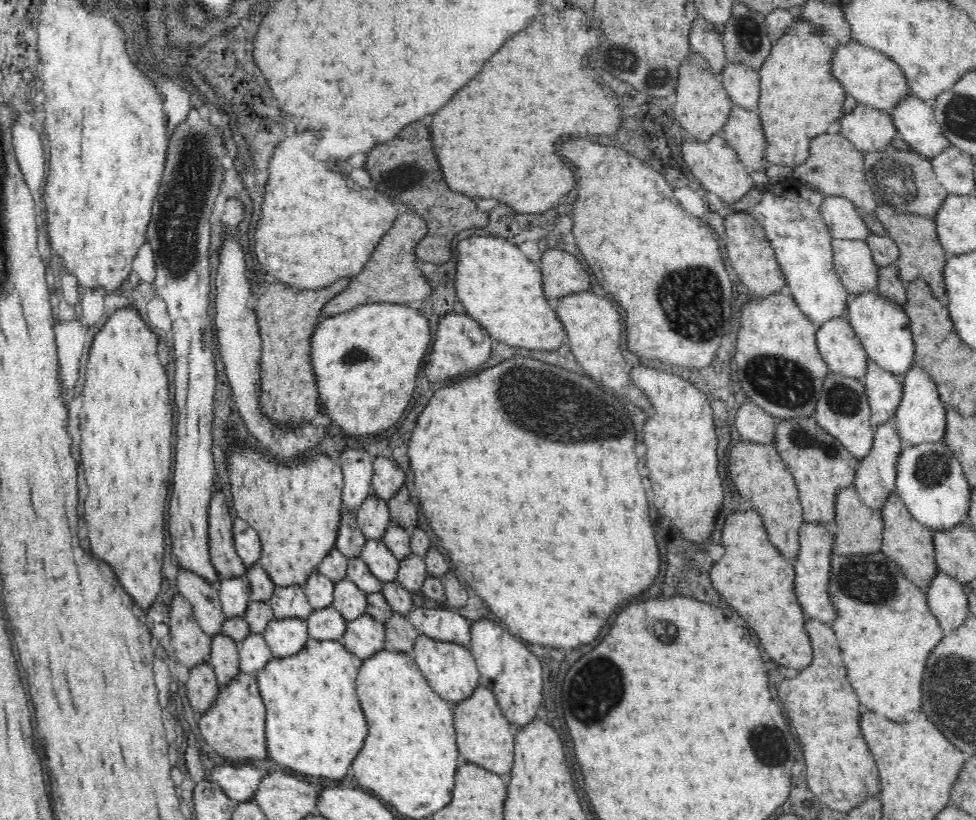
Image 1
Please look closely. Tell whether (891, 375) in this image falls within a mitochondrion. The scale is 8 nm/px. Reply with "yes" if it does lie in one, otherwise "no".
no

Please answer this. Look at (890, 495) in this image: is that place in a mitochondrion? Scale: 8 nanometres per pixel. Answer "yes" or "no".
no

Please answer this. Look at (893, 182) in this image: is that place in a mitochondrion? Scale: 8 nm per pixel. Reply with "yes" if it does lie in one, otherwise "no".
yes

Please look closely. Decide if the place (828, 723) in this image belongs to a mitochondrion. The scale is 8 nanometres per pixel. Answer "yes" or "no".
no

